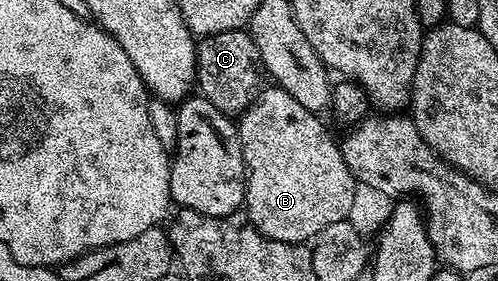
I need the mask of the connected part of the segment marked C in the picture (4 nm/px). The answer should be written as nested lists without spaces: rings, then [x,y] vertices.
[[[246,30],[226,31],[202,36],[195,48],[195,87],[213,109],[228,117],[248,111],[265,89],[265,72],[253,37]]]

